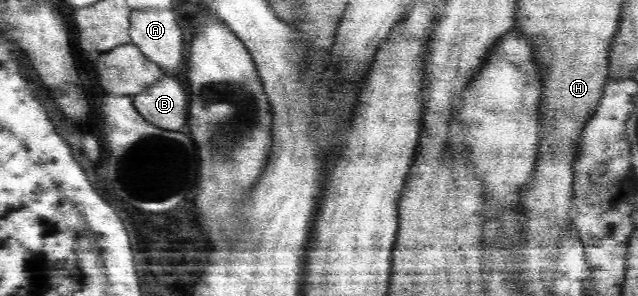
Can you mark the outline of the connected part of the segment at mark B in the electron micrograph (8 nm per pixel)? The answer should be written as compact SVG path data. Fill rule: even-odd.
M162 77L134 97L134 107L152 125L186 133L186 91L178 79Z

